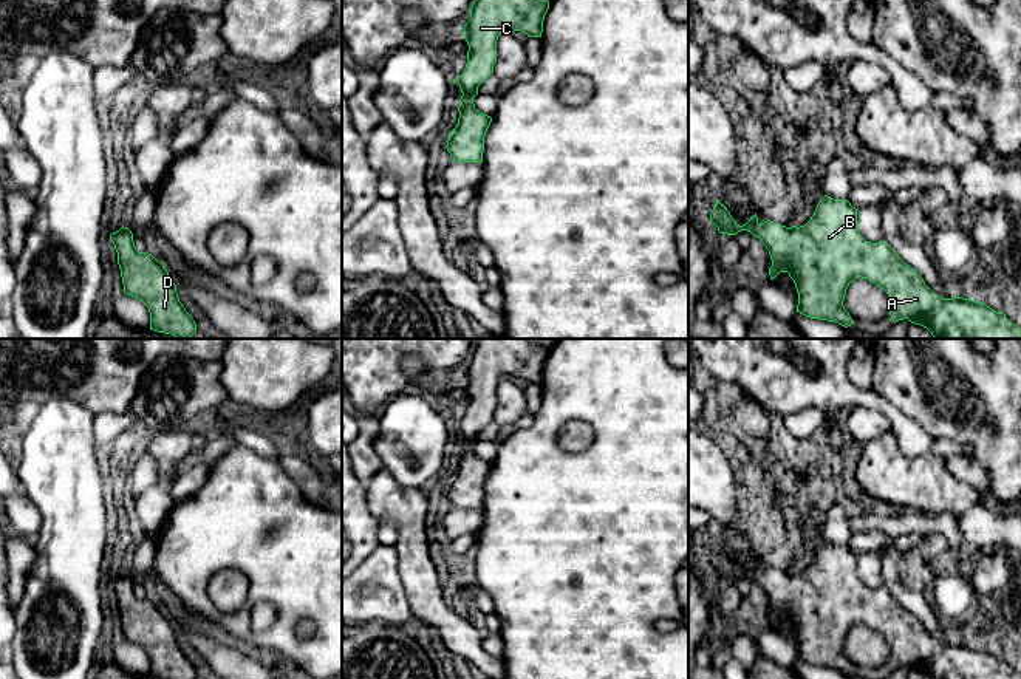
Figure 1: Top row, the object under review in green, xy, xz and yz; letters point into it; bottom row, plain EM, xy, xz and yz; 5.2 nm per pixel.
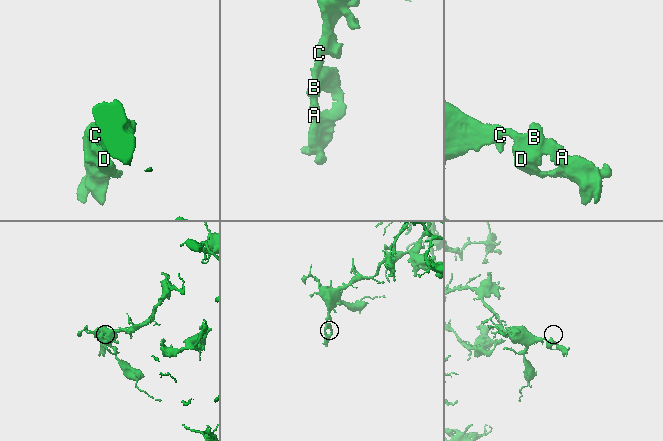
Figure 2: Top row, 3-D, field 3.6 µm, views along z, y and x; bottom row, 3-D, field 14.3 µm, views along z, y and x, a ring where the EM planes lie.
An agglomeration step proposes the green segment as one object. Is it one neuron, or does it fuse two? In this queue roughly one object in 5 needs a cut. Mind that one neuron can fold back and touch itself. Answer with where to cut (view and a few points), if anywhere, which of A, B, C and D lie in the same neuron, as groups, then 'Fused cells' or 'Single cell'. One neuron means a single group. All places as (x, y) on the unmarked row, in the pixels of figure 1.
No split. Groups: A B C D. Single cell

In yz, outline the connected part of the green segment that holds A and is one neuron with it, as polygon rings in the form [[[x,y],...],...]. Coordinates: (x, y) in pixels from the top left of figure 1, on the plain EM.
[[[825,541],[804,572],[758,569],[756,560],[739,572],[716,546],[710,568],[719,580],[750,578],[769,597],[770,626],[787,619],[798,639],[797,659],[845,674],[854,667],[843,653],[848,633],[859,623],[880,633],[890,643],[896,670],[908,665],[930,679],[1021,679],[1004,659],[985,650],[934,640],[920,620],[883,586],[866,588],[857,575],[857,555],[848,546]]]

